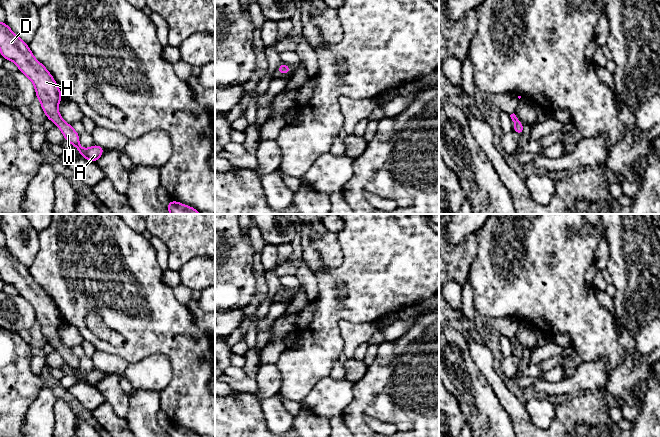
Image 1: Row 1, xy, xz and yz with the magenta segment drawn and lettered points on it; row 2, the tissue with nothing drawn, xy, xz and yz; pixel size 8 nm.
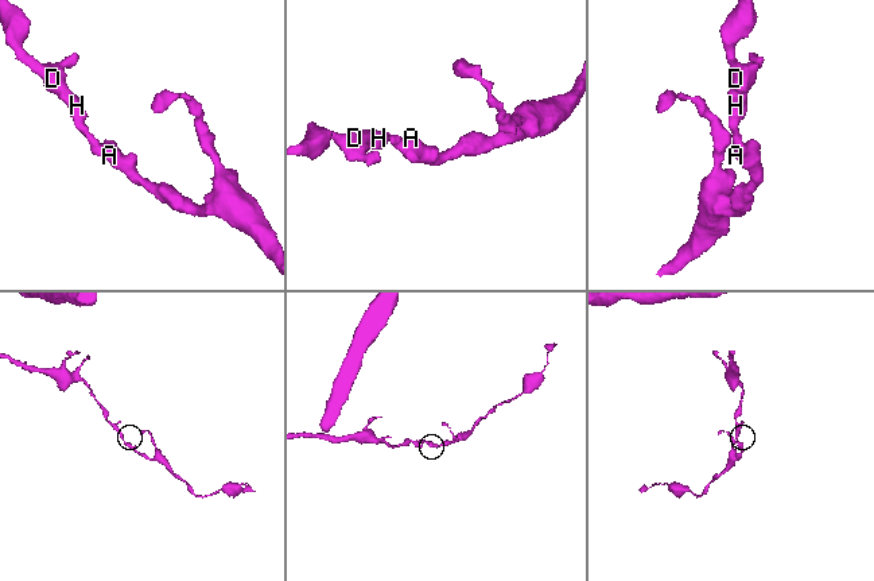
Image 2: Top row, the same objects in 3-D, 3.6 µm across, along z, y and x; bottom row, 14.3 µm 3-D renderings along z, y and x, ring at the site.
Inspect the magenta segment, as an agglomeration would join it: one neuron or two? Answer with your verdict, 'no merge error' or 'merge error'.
no merge error

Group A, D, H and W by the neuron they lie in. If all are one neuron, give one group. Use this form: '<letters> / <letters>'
A D H W

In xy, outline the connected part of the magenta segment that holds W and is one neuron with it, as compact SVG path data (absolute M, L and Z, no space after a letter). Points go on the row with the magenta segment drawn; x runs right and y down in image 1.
M0 22L0 52L1 57L13 61L18 70L34 84L36 98L40 101L43 112L55 126L59 127L65 140L71 143L83 158L96 163L105 149L96 144L88 149L81 147L79 133L71 124L64 122L59 113L58 105L63 96L55 79L34 57L28 44L4 22Z

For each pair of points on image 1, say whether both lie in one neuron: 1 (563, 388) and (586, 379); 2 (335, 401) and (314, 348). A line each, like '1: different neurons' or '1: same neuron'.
1: same neuron
2: different neurons

